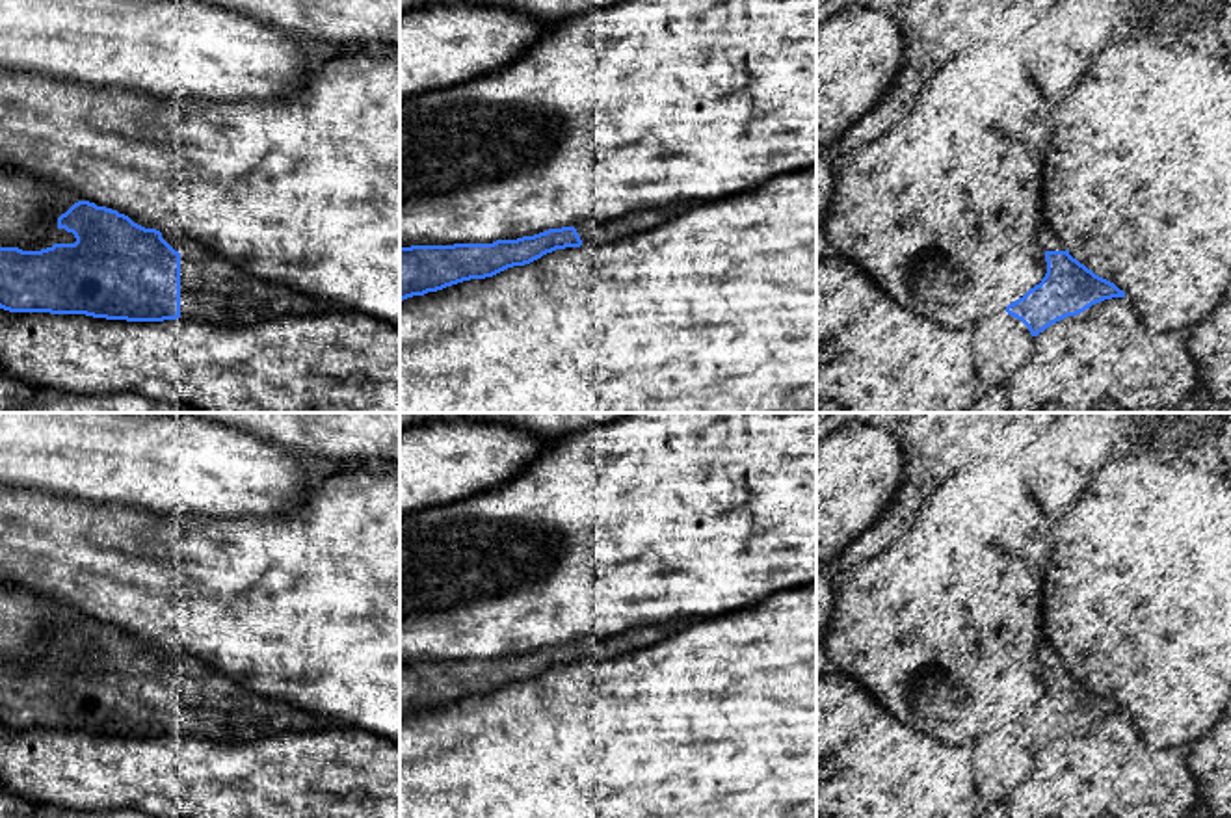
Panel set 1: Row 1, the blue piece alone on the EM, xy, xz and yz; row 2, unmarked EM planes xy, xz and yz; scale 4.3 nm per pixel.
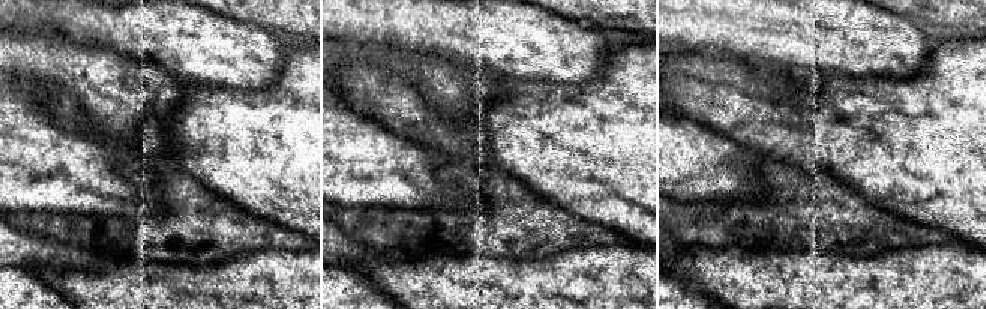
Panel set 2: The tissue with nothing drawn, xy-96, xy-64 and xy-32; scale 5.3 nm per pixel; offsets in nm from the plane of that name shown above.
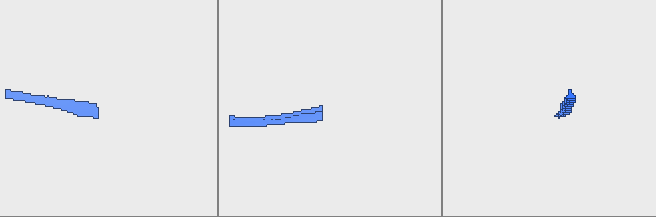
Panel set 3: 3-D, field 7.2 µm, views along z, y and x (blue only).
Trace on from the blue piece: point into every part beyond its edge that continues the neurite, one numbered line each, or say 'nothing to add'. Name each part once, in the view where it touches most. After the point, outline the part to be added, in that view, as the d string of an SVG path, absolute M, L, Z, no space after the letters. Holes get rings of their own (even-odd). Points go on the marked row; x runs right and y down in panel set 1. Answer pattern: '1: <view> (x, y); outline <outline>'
1: xy (212, 289); outline M162 238L180 253L180 318L240 327L338 309L331 301L253 277L195 240Z

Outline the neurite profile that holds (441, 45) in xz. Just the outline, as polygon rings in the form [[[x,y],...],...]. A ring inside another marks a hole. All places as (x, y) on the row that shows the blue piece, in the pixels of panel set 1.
[[[433,4],[400,13],[400,102],[502,71],[519,59],[550,26],[506,7]]]

